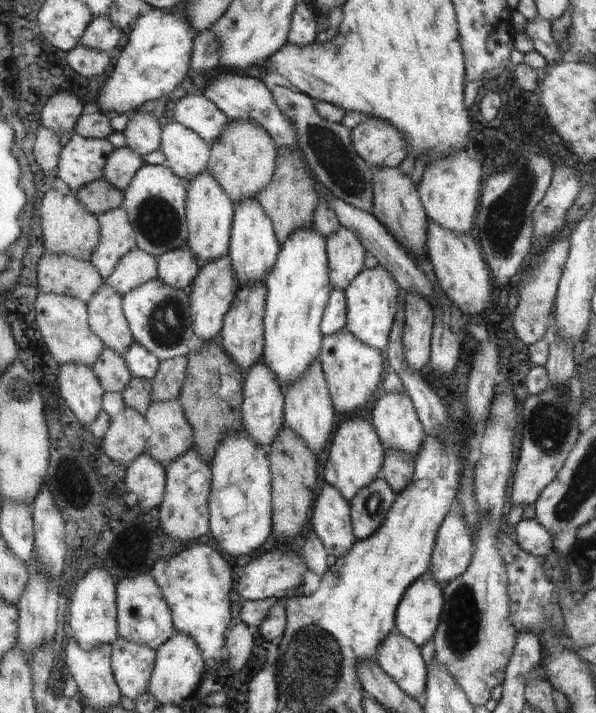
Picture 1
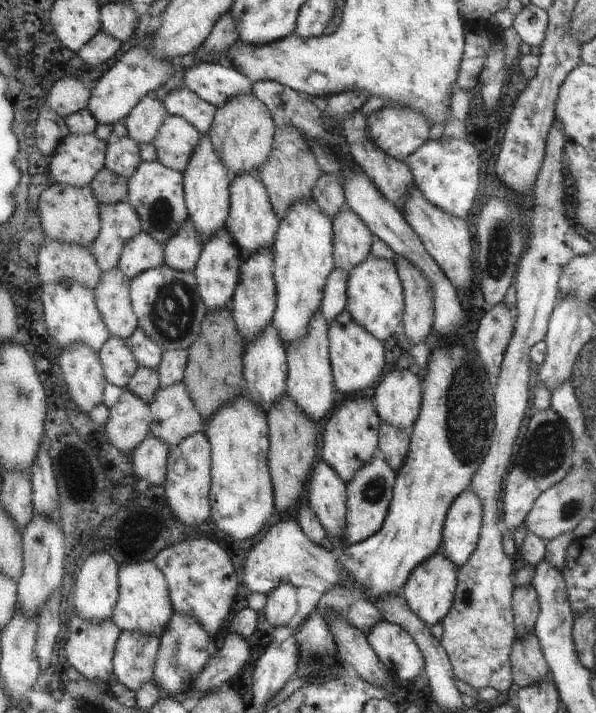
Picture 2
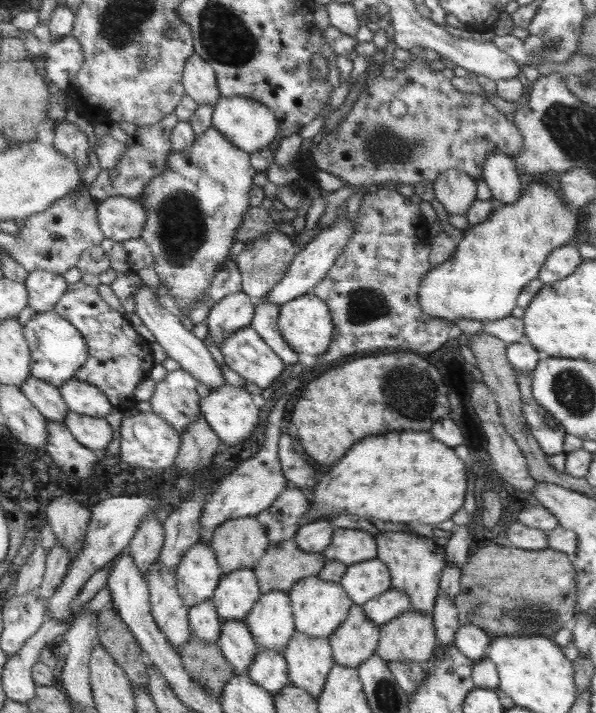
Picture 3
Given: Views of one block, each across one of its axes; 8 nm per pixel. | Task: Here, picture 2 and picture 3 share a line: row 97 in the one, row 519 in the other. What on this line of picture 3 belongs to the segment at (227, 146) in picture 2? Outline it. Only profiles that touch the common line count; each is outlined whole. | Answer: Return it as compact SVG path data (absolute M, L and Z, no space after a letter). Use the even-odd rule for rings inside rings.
M256 517L223 522L211 541L224 574L243 568L253 569L270 546L267 530Z

